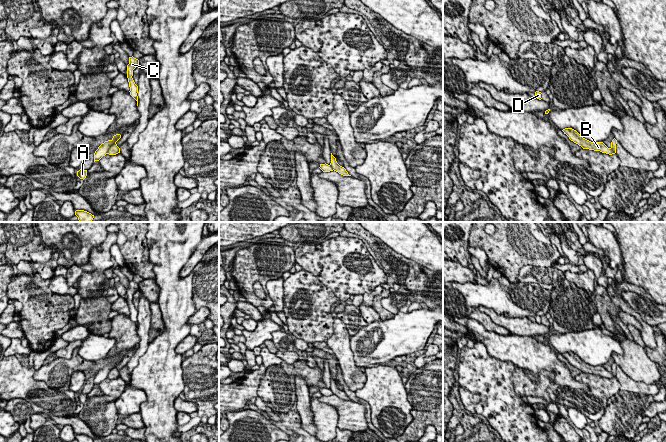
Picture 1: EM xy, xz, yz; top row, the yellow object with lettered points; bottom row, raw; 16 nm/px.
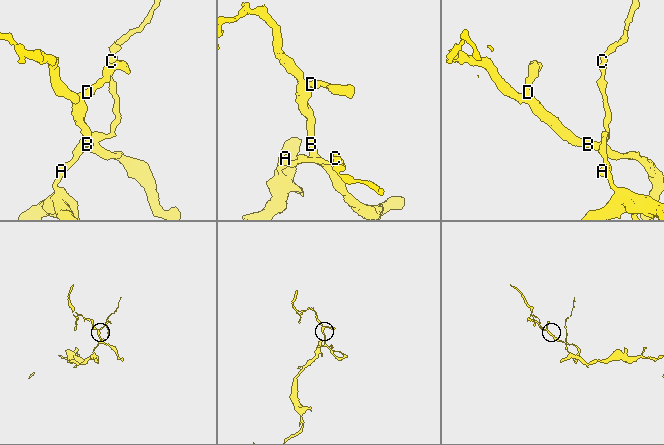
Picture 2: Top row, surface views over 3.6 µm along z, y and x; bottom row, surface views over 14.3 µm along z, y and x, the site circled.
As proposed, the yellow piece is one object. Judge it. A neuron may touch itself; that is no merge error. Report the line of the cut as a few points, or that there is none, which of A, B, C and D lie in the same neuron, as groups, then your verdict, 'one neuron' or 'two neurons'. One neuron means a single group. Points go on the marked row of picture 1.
cut in xy along (115, 143), (109, 148), (107, 153); A C / B D; two neurons

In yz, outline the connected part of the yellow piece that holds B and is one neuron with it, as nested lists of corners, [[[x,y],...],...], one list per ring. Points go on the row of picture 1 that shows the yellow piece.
[[[565,128],[562,130],[571,141],[581,146],[583,149],[600,151],[609,155],[614,154],[611,148],[608,148],[603,142],[591,142],[583,138],[576,130],[572,128]]]

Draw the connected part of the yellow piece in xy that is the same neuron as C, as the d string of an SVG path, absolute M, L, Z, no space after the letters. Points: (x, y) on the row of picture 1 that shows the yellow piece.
M129 57L129 64L127 65L127 78L129 82L129 87L130 87L130 95L137 101L137 106L138 106L138 86L135 84L132 76L133 76L133 70L139 66L139 60L132 57Z

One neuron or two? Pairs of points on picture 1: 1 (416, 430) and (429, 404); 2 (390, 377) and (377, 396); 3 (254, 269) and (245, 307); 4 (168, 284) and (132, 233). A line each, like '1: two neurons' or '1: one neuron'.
1: one neuron
2: one neuron
3: two neurons
4: two neurons

